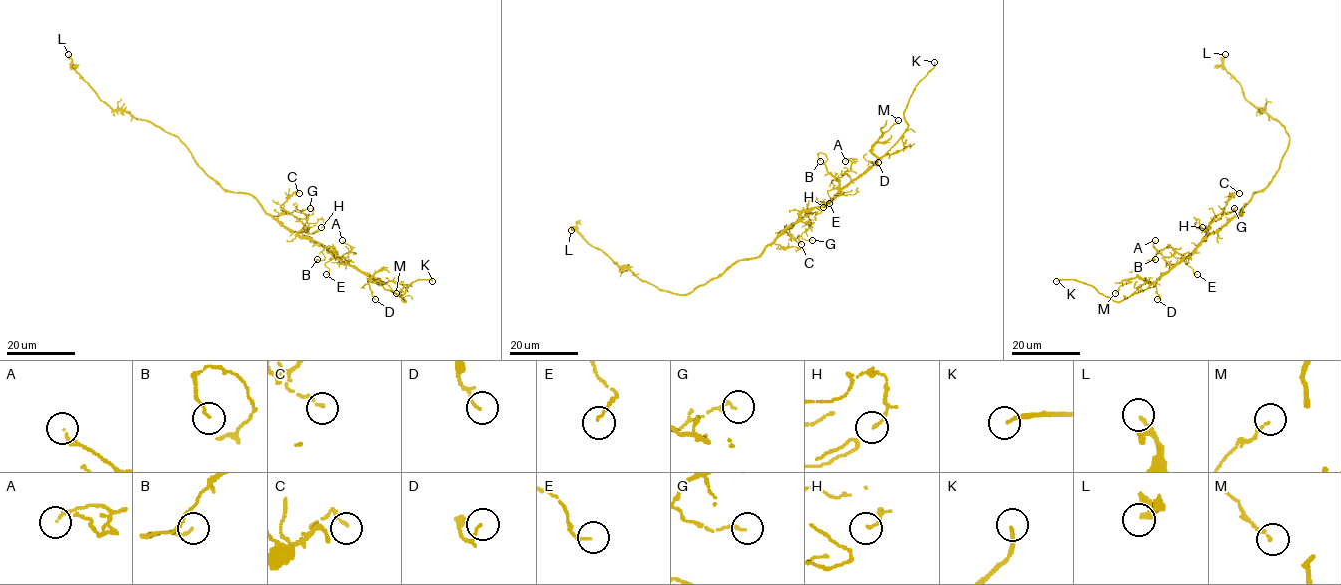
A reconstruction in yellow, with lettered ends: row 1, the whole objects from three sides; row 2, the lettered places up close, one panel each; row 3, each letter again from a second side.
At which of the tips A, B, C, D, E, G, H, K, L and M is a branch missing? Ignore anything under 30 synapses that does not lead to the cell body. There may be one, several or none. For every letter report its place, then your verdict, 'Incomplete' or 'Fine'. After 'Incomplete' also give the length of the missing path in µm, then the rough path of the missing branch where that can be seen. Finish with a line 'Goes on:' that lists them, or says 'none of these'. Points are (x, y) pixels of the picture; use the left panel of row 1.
A: Place: (342, 240). Fine
B: Place: (317, 259). Fine
C: Place: (299, 193). Fine
D: Place: (375, 299). Fine
E: Place: (326, 274). Fine
G: Place: (310, 208). Fine
H: Place: (321, 227). Fine
K: Place: (432, 281). Incomplete. Missing length about 7 µm
L: Place: (68, 54). Fine
M: Place: (396, 293). Fine
Goes on: K

